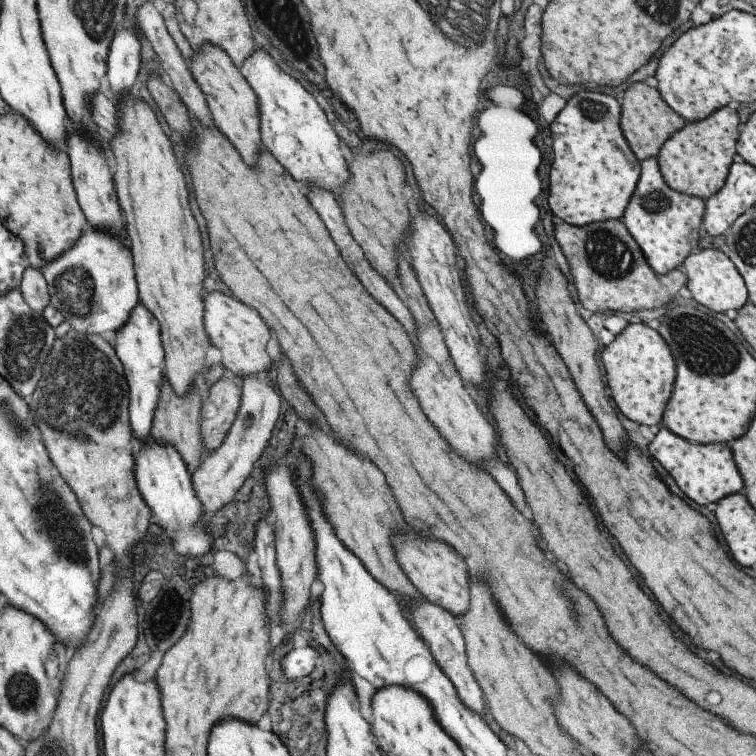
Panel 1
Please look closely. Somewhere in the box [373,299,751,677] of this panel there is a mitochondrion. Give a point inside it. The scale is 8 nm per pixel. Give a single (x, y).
(706, 350)

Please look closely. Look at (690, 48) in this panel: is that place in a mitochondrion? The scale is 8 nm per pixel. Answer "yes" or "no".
no

